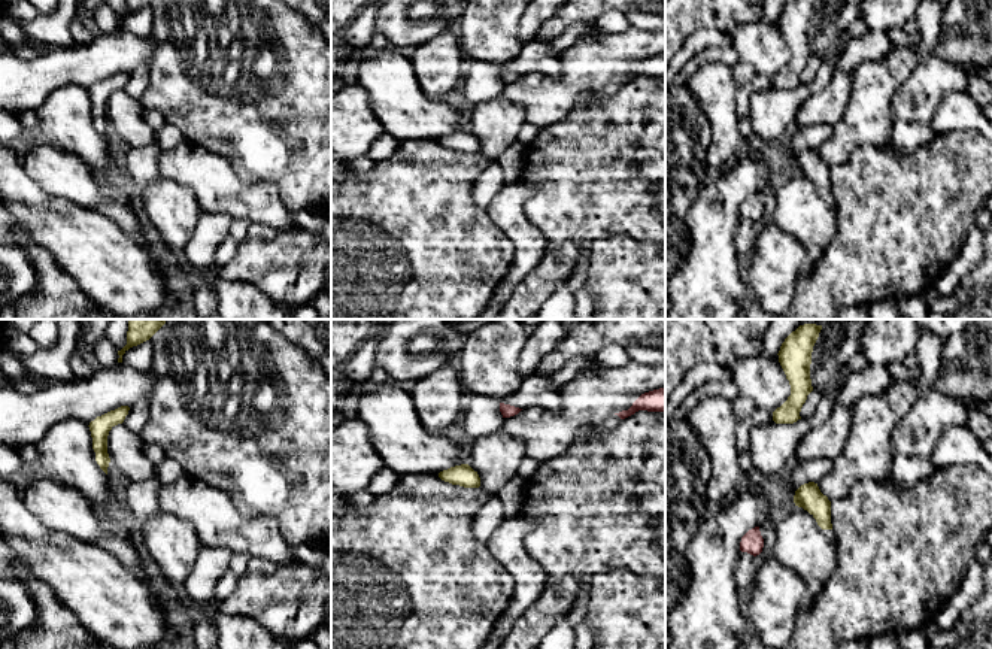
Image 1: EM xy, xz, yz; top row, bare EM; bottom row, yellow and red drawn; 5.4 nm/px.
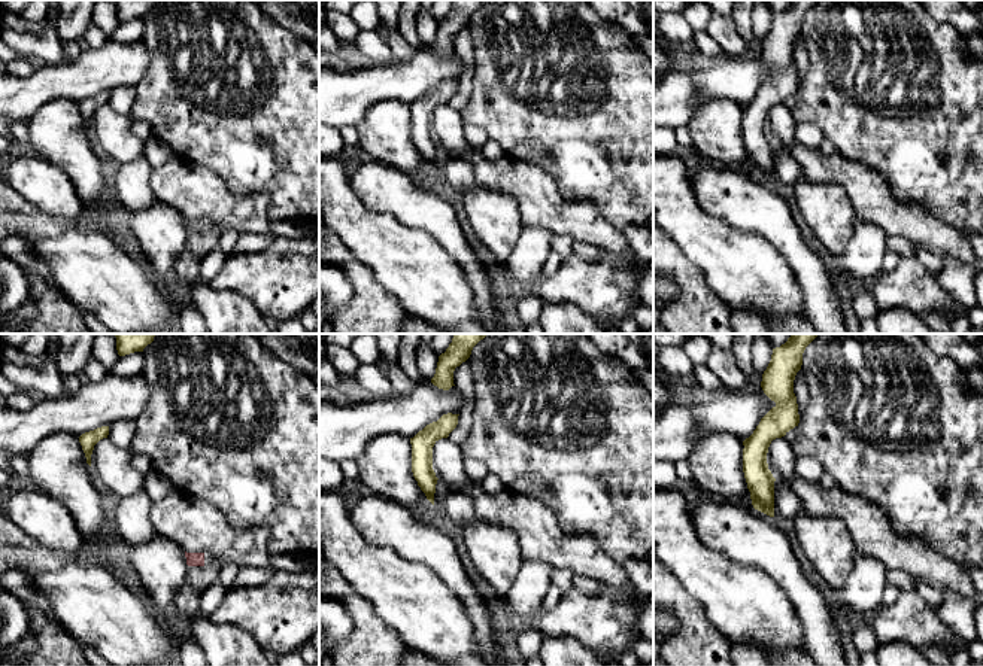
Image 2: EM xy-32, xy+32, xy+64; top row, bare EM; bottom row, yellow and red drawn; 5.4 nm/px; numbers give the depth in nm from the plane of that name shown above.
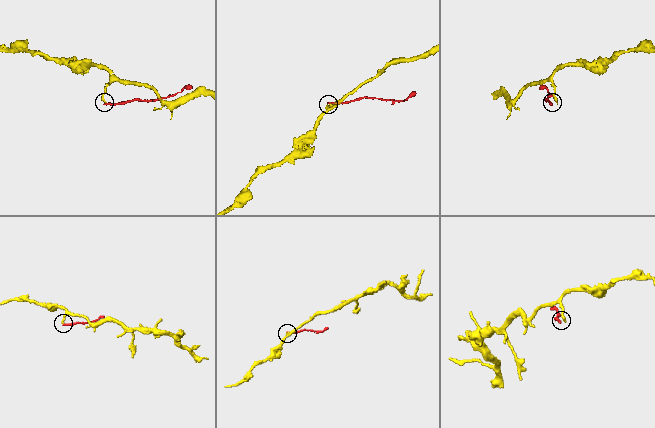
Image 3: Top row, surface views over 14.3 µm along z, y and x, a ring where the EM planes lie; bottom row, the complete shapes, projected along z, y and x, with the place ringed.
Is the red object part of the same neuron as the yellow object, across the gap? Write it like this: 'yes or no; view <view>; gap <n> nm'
no; view yz; gap 240 nm

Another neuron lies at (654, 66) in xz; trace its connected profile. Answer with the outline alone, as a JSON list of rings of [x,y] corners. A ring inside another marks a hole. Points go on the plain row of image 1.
[[[665,54],[641,60],[628,76],[622,76],[615,81],[618,81],[621,85],[625,85],[638,76],[665,78]]]

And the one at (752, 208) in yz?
[[[759,192],[749,195],[740,207],[740,216],[747,218],[753,222],[759,221],[764,213],[764,204],[761,201]]]

